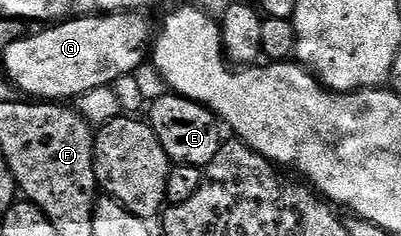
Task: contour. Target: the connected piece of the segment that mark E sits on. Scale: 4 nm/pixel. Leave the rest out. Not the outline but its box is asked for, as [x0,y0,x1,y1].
[147,94,223,169]

